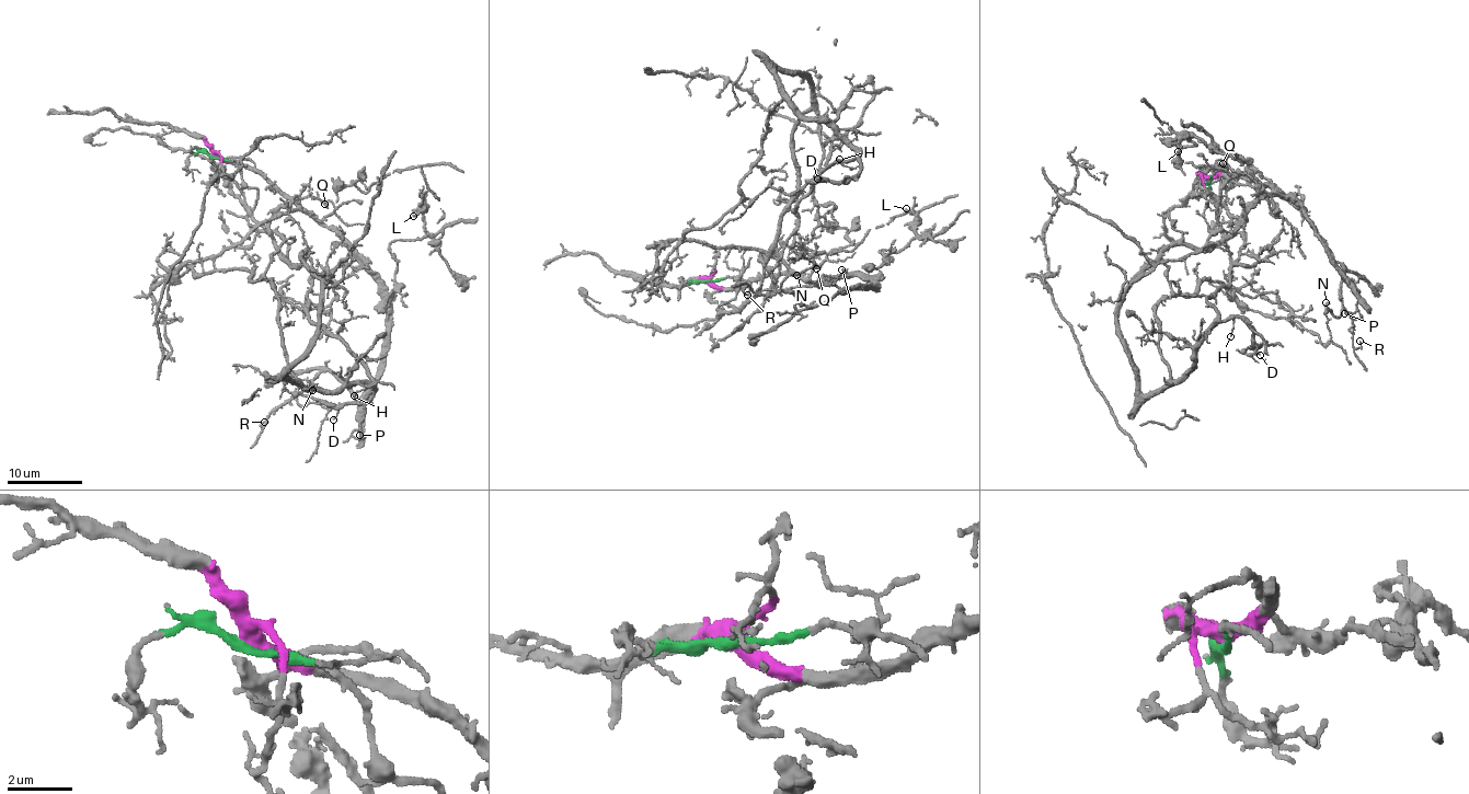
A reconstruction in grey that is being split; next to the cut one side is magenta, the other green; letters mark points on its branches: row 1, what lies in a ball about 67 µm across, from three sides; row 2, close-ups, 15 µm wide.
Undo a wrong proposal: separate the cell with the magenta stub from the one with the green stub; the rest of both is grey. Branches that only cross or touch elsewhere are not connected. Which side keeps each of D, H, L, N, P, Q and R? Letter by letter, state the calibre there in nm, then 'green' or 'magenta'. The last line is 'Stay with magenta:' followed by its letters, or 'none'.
D: 100 nm | green
H: 100 nm | green
L: 190 nm | magenta
N: 140 nm | magenta
P: 120 nm | magenta
Q: 140 nm | magenta
R: 110 nm | magenta
Stay with magenta: L, N, P, Q, R

